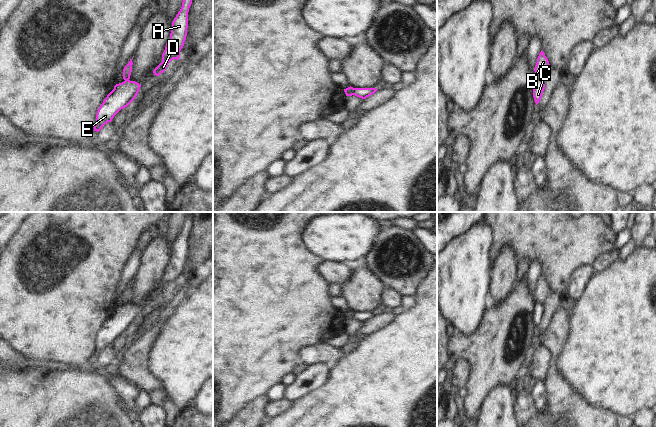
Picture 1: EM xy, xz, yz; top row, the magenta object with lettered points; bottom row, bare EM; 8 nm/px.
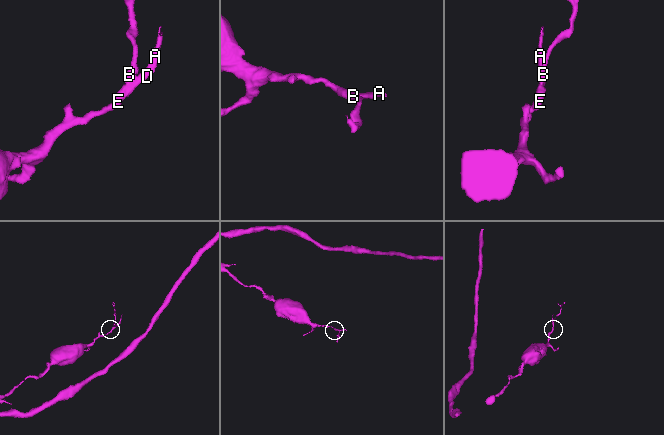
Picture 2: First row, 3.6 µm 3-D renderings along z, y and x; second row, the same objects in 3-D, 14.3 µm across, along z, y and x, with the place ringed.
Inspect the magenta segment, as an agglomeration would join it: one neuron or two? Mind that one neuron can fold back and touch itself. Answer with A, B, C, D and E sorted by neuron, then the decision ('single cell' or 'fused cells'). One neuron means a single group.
A C D E / B | fused cells

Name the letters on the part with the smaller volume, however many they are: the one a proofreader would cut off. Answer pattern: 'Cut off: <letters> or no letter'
Cut off: B

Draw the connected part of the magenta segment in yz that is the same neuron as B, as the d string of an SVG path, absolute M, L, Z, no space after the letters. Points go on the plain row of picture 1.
M541 274L537 282L537 287L534 292L536 304L544 305L550 293L551 293L551 290L549 288L549 285L547 281L545 280L544 276Z

